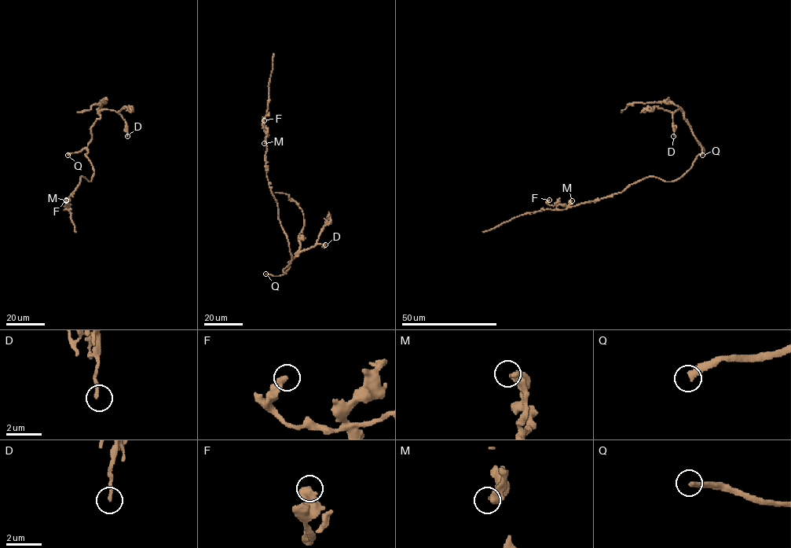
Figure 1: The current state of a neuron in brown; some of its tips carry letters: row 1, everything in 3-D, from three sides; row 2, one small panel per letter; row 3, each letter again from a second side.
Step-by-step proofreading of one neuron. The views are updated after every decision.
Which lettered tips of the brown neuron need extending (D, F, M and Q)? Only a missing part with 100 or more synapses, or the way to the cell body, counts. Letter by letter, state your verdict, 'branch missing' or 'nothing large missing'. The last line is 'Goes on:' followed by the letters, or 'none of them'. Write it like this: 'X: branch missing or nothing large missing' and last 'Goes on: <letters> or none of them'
D: nothing large missing
F: nothing large missing
M: nothing large missing
Q: branch missing
Goes on: Q

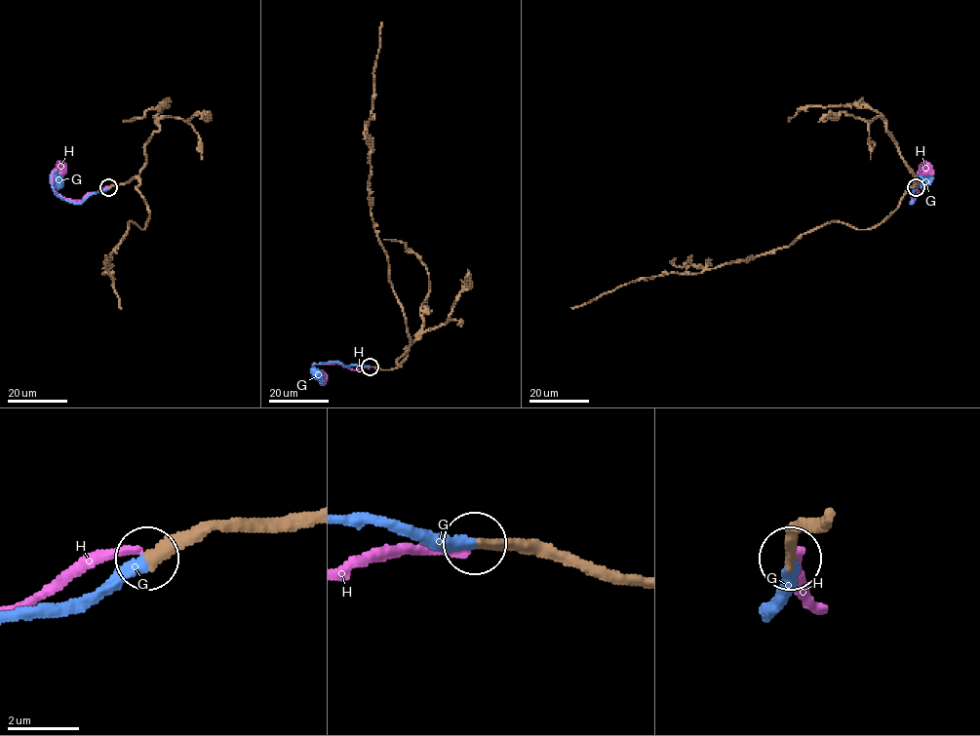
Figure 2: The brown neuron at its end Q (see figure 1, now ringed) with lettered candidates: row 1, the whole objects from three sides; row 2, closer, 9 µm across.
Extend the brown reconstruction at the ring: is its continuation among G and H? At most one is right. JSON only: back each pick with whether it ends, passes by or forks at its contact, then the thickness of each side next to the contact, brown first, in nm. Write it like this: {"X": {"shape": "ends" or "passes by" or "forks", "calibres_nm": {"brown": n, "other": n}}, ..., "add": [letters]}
{"G": {"shape": "ends", "calibres_nm": {"brown": 320, "other": 320}}, "add": ["G"]}

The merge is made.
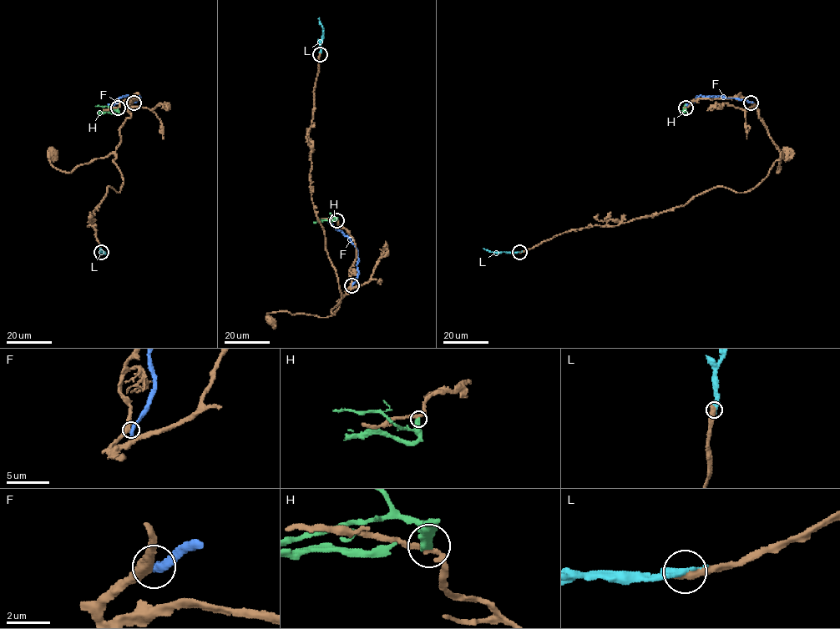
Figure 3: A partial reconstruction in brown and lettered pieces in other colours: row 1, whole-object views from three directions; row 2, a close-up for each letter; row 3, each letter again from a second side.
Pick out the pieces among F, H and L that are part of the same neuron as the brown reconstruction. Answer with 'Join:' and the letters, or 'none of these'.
Join: none of these

